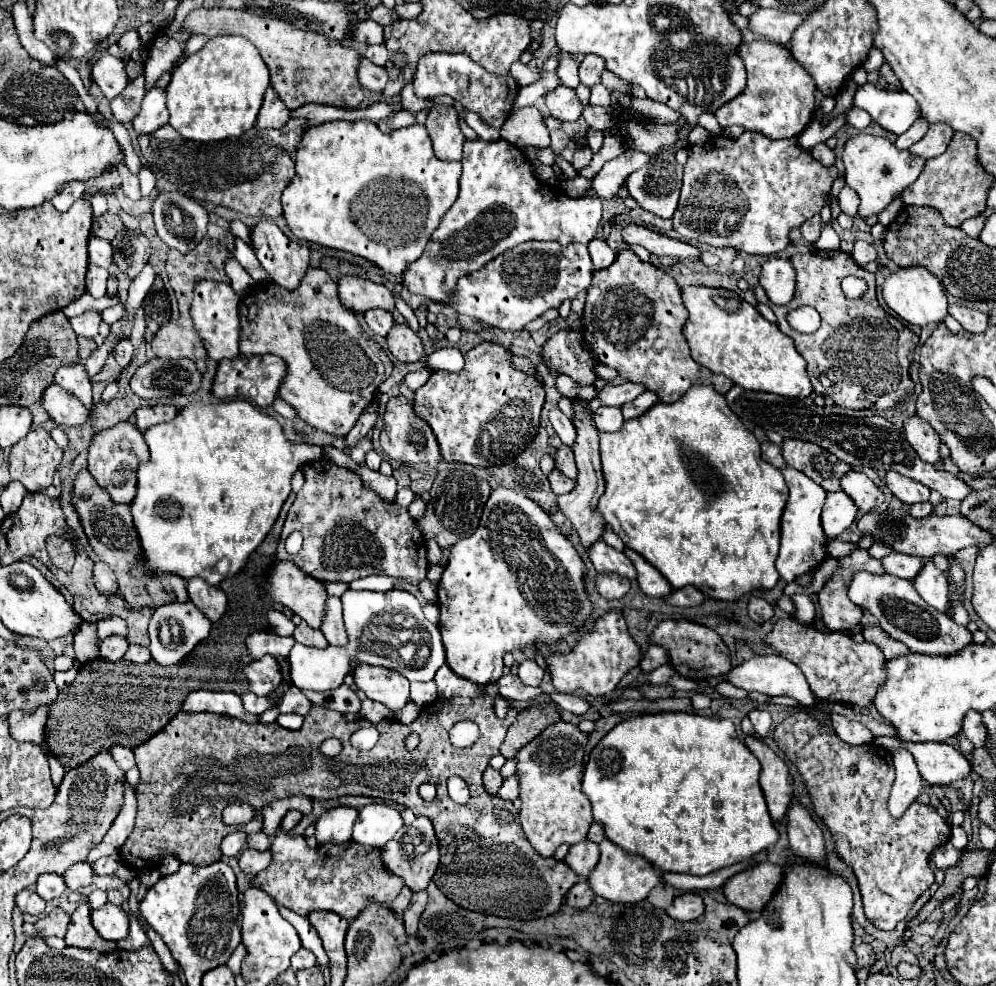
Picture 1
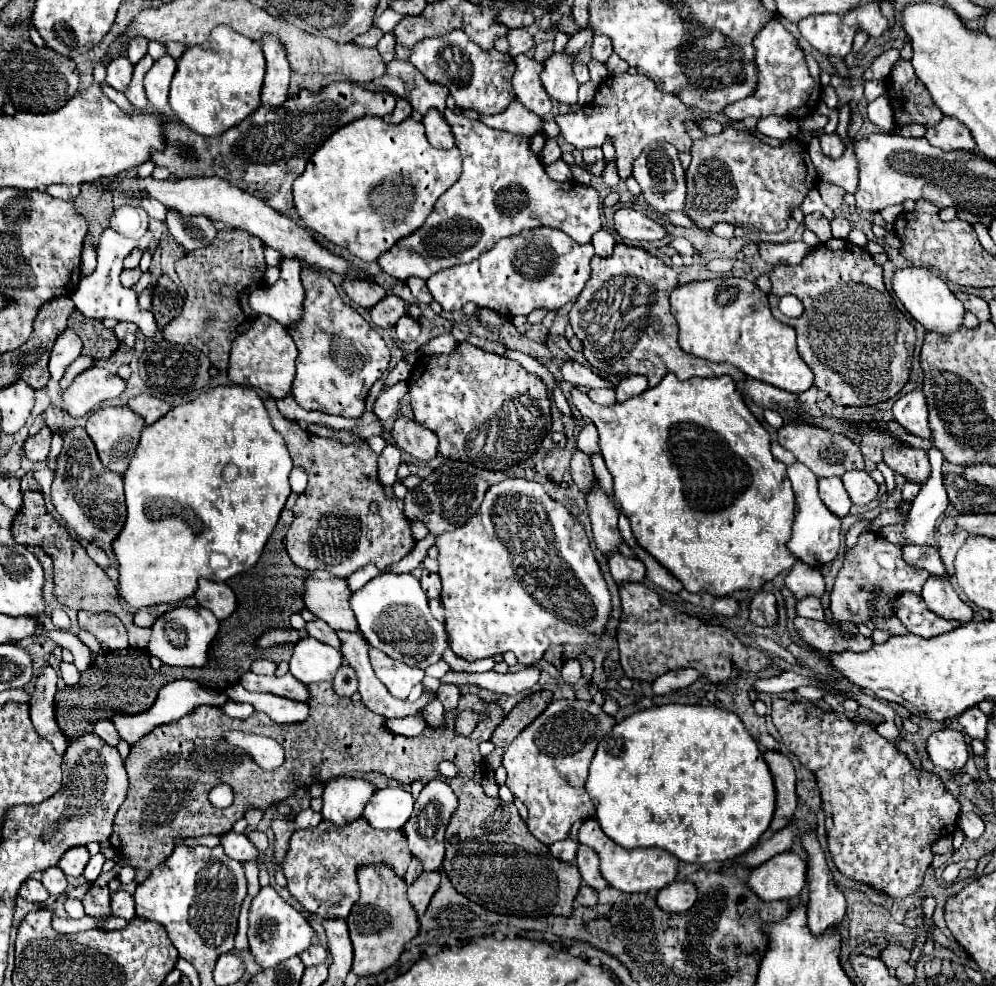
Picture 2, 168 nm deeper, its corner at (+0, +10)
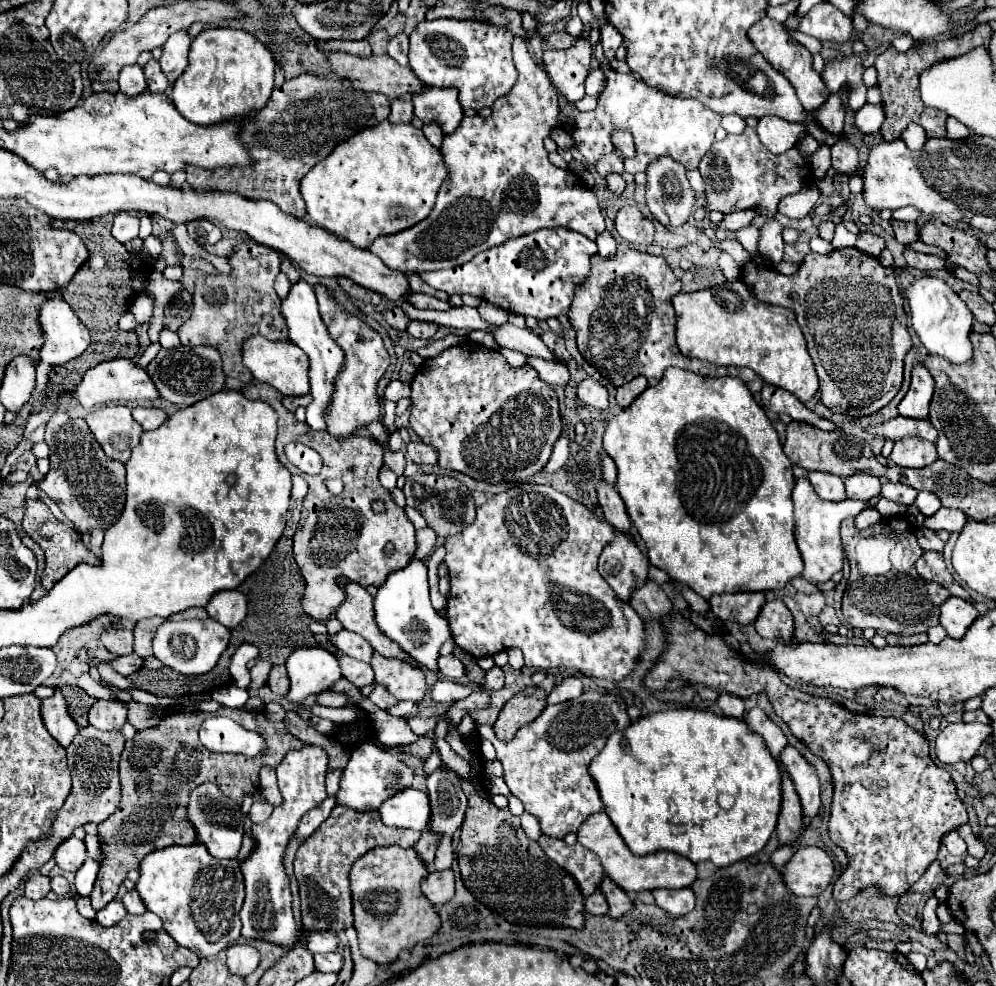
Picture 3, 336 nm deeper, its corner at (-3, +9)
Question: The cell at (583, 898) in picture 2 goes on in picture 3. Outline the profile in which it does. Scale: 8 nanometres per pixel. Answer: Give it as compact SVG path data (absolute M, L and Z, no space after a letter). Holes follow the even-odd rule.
M596 891L594 895L590 895L584 901L584 905L586 905L586 911L590 911L592 915L604 915L604 913L608 913L608 903L606 903L606 897L604 897L602 891Z

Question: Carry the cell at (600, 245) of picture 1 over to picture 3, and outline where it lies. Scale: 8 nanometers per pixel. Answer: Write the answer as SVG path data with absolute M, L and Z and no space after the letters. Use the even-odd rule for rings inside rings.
M610 231L600 233L598 239L596 239L596 243L598 243L598 255L600 257L604 257L604 259L614 257L614 253L616 253L616 241L614 241L614 237L612 237Z

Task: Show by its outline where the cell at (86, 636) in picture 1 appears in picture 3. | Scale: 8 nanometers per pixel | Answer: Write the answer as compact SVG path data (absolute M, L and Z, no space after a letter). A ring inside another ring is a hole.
M56 689L56 693L52 697L42 699L42 719L44 719L44 725L50 731L50 735L62 747L68 747L72 743L74 735L78 733L78 723L74 723L74 719L70 717L60 689Z

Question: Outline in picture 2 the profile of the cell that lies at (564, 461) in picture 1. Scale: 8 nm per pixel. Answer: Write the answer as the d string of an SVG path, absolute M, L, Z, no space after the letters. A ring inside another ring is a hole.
M575 448L573 456L571 456L571 476L581 492L587 492L591 488L593 478L595 478L589 456L585 452L581 452L579 448Z

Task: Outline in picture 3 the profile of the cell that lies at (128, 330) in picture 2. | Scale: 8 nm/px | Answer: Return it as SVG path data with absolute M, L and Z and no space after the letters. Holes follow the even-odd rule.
M142 291L140 295L136 295L134 305L132 305L130 311L134 313L136 321L140 321L140 323L148 323L150 317L152 317L152 309L154 309L154 299L152 299L152 295L146 293L146 291Z

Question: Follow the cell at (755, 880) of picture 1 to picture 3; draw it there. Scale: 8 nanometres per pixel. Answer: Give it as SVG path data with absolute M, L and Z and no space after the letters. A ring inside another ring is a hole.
M800 847L782 869L782 877L798 897L820 895L832 883L834 861L822 847Z

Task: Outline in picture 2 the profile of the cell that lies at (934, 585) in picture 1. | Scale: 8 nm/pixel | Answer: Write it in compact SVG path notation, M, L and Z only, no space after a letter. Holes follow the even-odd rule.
M931 576L925 582L925 588L921 592L925 604L929 606L929 610L933 610L935 614L939 614L941 618L947 620L957 620L957 622L967 622L973 616L971 606L967 606L957 592L953 590L949 578L941 580L937 576Z

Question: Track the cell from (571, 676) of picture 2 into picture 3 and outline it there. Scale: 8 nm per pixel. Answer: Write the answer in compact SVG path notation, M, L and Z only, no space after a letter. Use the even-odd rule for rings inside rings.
M568 677L564 679L558 687L554 687L548 697L546 697L546 703L548 705L556 705L556 703L564 703L564 701L570 701L574 697L580 697L582 695L582 681L578 677Z

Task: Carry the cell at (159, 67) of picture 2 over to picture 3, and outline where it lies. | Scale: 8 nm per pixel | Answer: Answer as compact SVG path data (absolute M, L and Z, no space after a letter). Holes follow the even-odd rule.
M182 29L180 33L172 33L168 41L164 43L164 53L160 57L162 71L168 75L170 85L182 75L182 71L188 65L188 49L190 49L190 35L188 29Z

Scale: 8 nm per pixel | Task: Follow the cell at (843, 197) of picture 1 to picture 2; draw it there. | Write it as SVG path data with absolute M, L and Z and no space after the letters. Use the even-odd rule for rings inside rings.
M813 138L813 144L809 144L809 152L811 152L811 160L813 160L819 176L823 176L825 180L829 180L833 184L839 184L849 194L853 194L857 190L857 164L855 164L857 160L853 156L851 144L845 150L845 154L837 160L831 160L821 152L817 138Z

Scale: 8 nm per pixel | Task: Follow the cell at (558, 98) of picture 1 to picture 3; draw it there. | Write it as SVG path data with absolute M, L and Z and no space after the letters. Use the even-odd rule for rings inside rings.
M584 25L582 37L570 49L544 51L544 69L552 85L566 97L568 103L576 103L584 97L584 81L592 59L592 45L584 37L590 29L590 25Z

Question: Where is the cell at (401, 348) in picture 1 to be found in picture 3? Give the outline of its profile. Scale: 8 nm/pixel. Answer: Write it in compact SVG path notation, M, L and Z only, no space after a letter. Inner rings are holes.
M410 321L406 327L410 337L418 337L418 339L430 339L434 337L434 333L438 331L438 325L434 323L424 323L424 321Z

